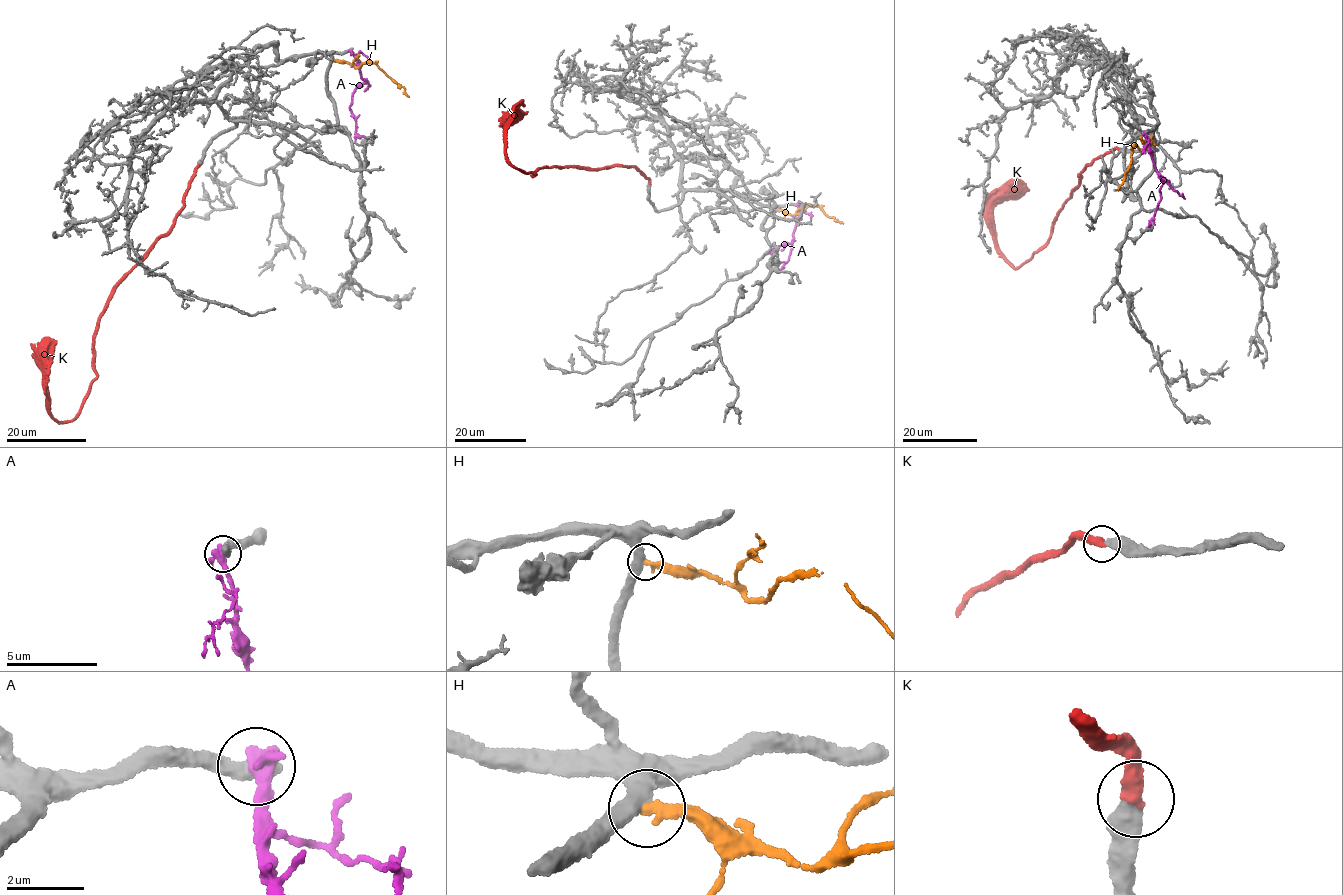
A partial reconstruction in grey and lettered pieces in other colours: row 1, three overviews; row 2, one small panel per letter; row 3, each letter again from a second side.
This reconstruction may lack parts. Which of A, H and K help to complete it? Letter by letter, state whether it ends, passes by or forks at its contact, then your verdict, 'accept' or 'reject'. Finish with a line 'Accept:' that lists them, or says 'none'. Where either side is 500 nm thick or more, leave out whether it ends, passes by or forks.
A: it ends | reject
H: it ends | reject
K: it ends | accept
Accept: K

